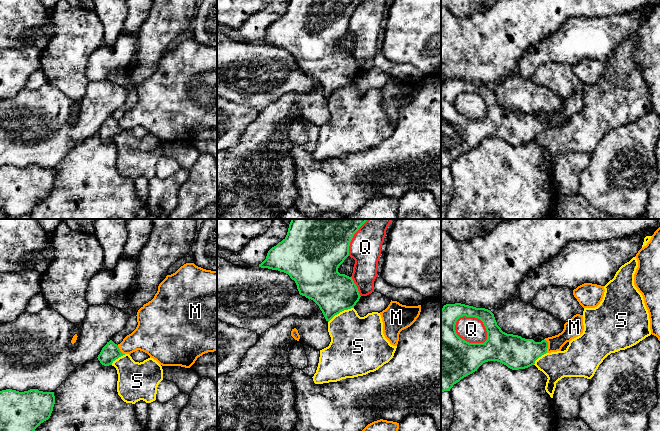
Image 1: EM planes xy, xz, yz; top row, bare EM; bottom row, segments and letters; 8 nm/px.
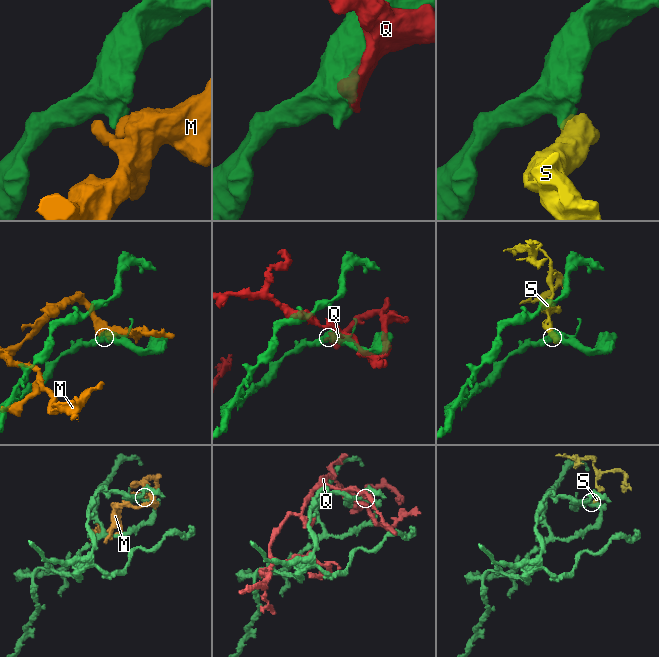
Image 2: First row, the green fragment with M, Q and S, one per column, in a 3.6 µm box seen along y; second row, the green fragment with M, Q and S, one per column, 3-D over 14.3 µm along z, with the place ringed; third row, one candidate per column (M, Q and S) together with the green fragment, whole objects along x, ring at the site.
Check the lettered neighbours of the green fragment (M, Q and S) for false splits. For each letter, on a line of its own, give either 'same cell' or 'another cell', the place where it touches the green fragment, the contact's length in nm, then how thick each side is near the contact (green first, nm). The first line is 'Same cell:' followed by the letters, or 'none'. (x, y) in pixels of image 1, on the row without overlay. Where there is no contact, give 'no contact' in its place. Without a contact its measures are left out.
Same cell: none
M: another cell; meets green in yz at (547, 122); contact 110 nm long; 260 nm thick on the green side, 140 nm on the other
Q: another cell; meets green in yz at (478, 94); contact 300 nm long; 190 nm thick on the green side, 200 nm on the other
S: another cell; meets green in xz at (340, 87); contact 240 nm long; 320 nm thick on the green side, 360 nm on the other

